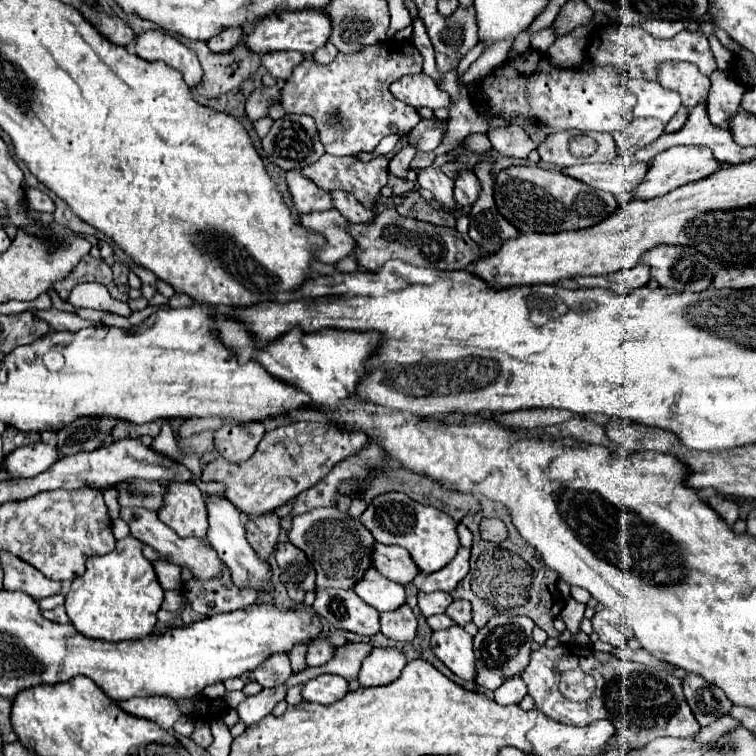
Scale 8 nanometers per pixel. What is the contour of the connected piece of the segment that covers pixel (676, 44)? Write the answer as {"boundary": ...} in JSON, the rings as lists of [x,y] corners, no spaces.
{"boundary":[[[606,24],[606,26],[597,27],[593,34],[594,36],[590,38],[590,44],[588,44],[588,58],[594,60],[596,64],[618,68],[626,80],[630,80],[630,78],[656,80],[656,68],[658,68],[658,64],[662,64],[666,60],[692,62],[706,76],[710,76],[712,72],[718,70],[710,44],[708,44],[708,38],[698,30],[696,32],[686,30],[670,40],[660,40],[660,38],[650,36],[648,32],[642,32],[642,28],[624,26],[624,24]]]}

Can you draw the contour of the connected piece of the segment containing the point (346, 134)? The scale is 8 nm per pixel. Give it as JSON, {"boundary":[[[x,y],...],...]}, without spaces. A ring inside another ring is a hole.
{"boundary":[[[386,42],[366,46],[354,54],[338,54],[330,64],[304,60],[282,88],[282,106],[286,114],[308,114],[314,118],[320,142],[332,156],[354,156],[374,152],[382,138],[390,134],[408,134],[420,116],[408,104],[402,104],[388,90],[404,74],[420,74],[422,56],[410,42]]]}

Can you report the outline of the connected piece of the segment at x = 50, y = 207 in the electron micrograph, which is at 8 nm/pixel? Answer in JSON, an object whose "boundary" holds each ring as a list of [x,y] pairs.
{"boundary":[[[26,188],[26,200],[34,212],[54,212],[54,202],[38,188]]]}

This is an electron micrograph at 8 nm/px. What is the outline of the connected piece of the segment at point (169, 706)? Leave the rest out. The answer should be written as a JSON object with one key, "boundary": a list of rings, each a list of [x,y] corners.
{"boundary":[[[148,696],[148,698],[130,698],[130,700],[122,700],[118,702],[118,706],[124,712],[130,712],[132,716],[156,722],[160,728],[164,730],[172,730],[172,724],[180,718],[178,714],[178,706],[174,704],[174,700],[166,698],[166,696]]]}

